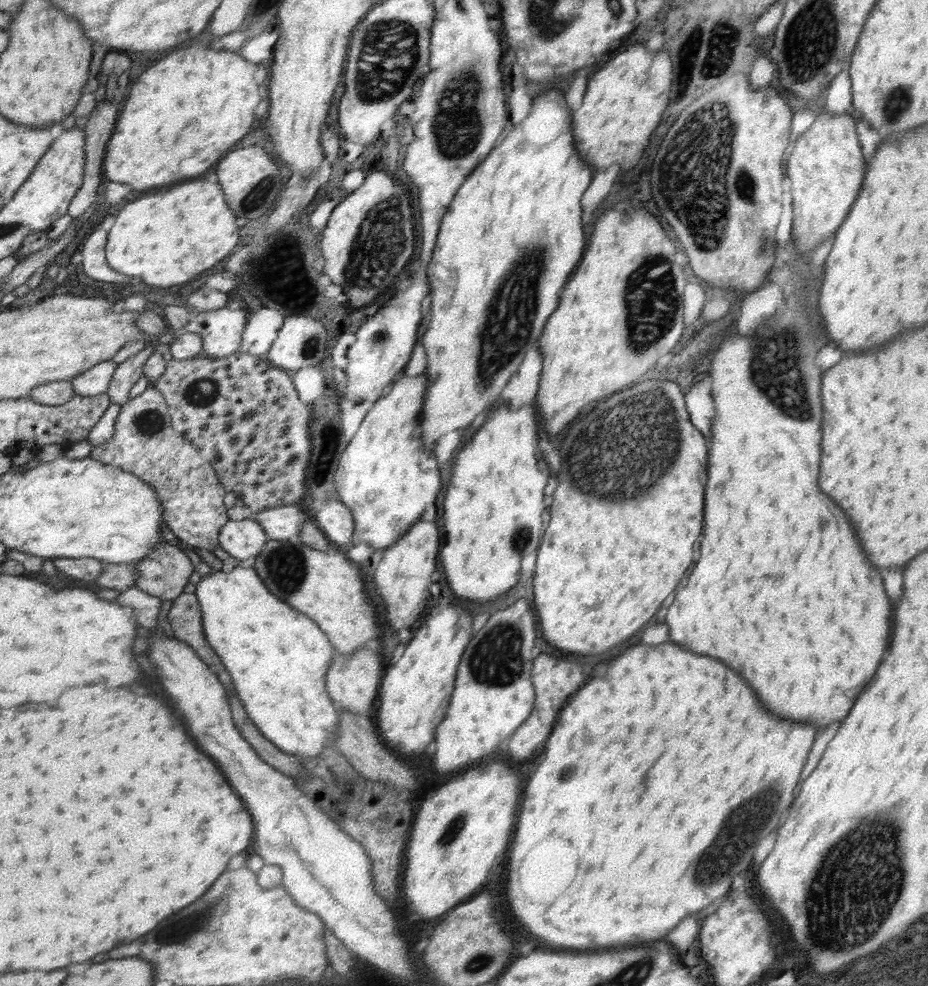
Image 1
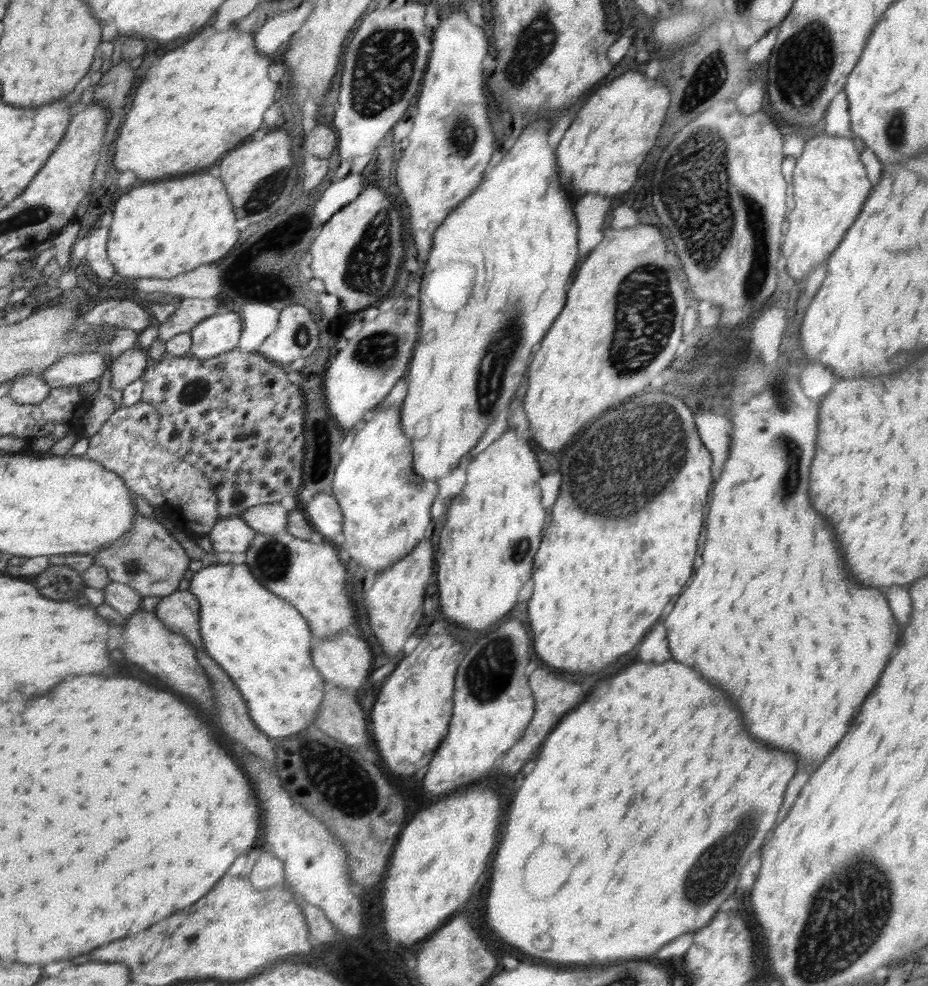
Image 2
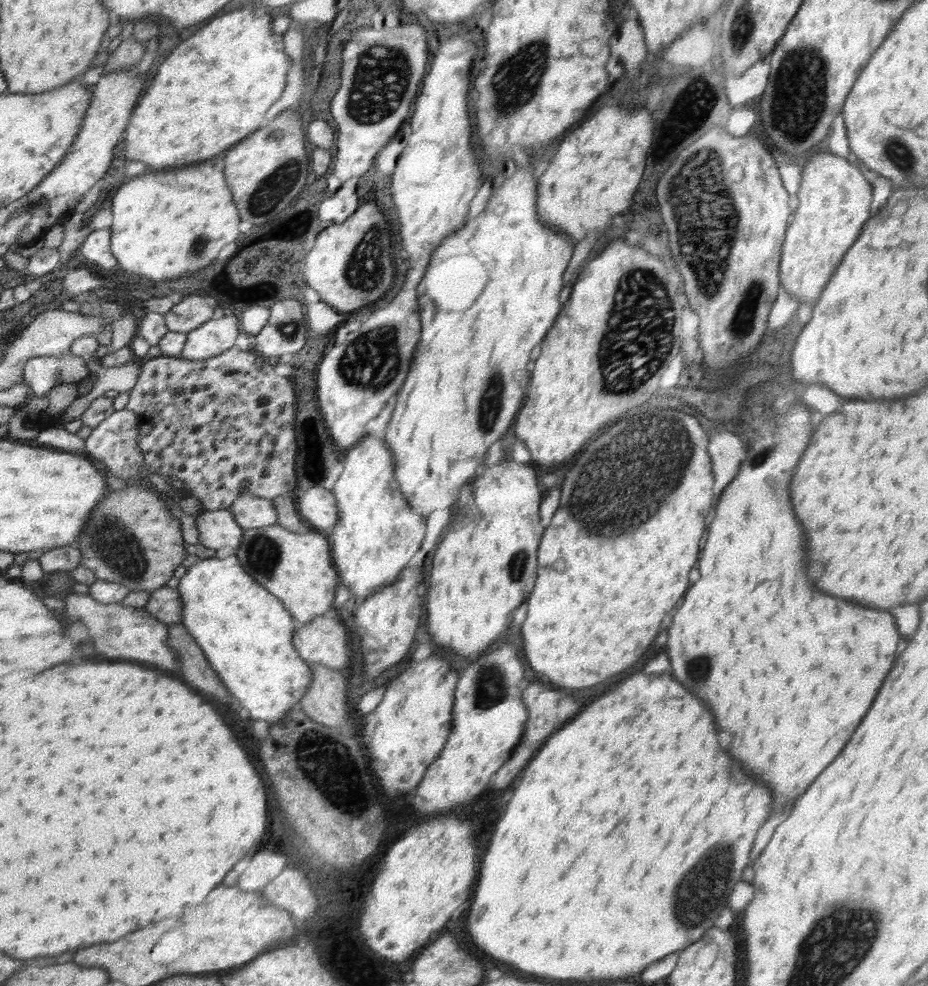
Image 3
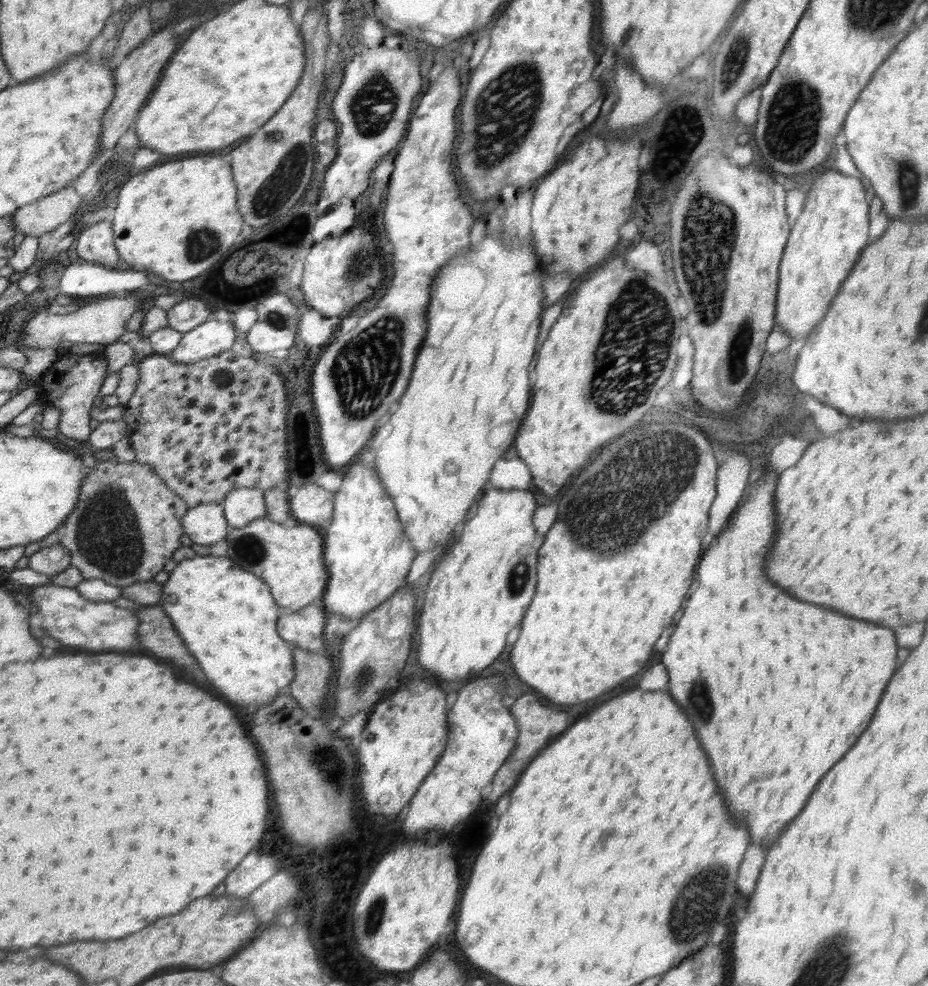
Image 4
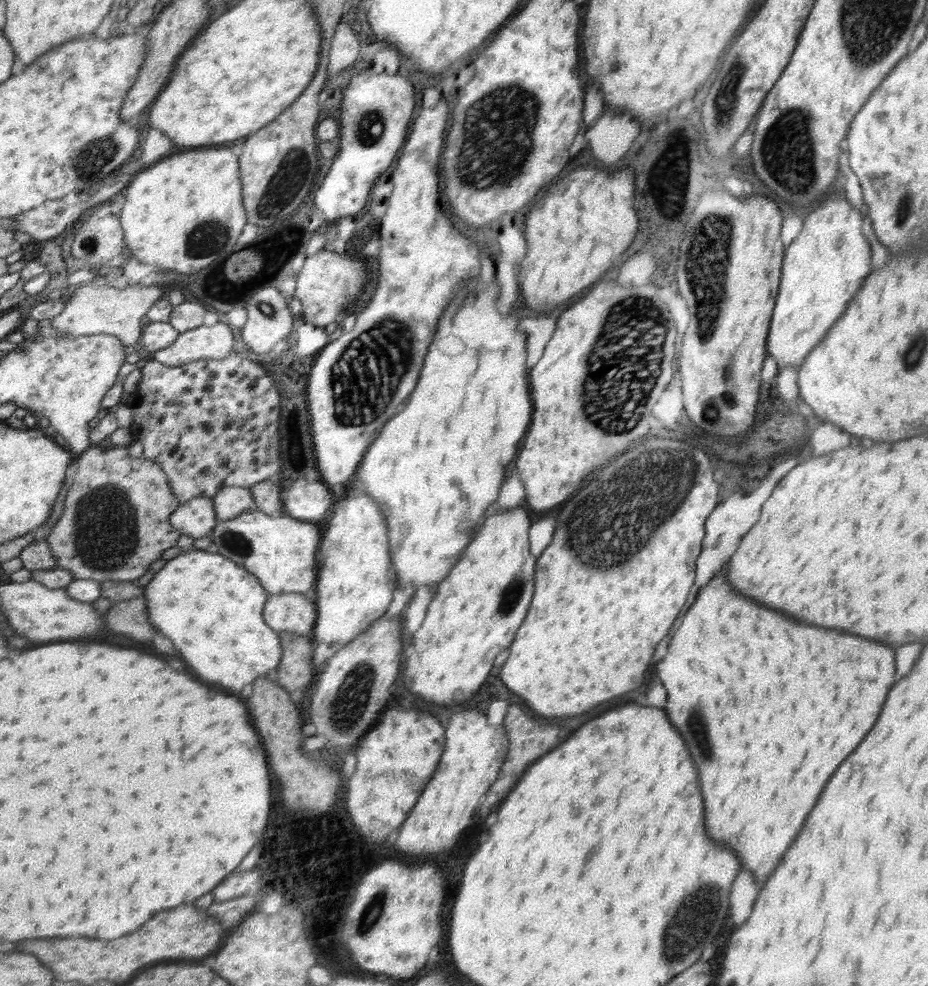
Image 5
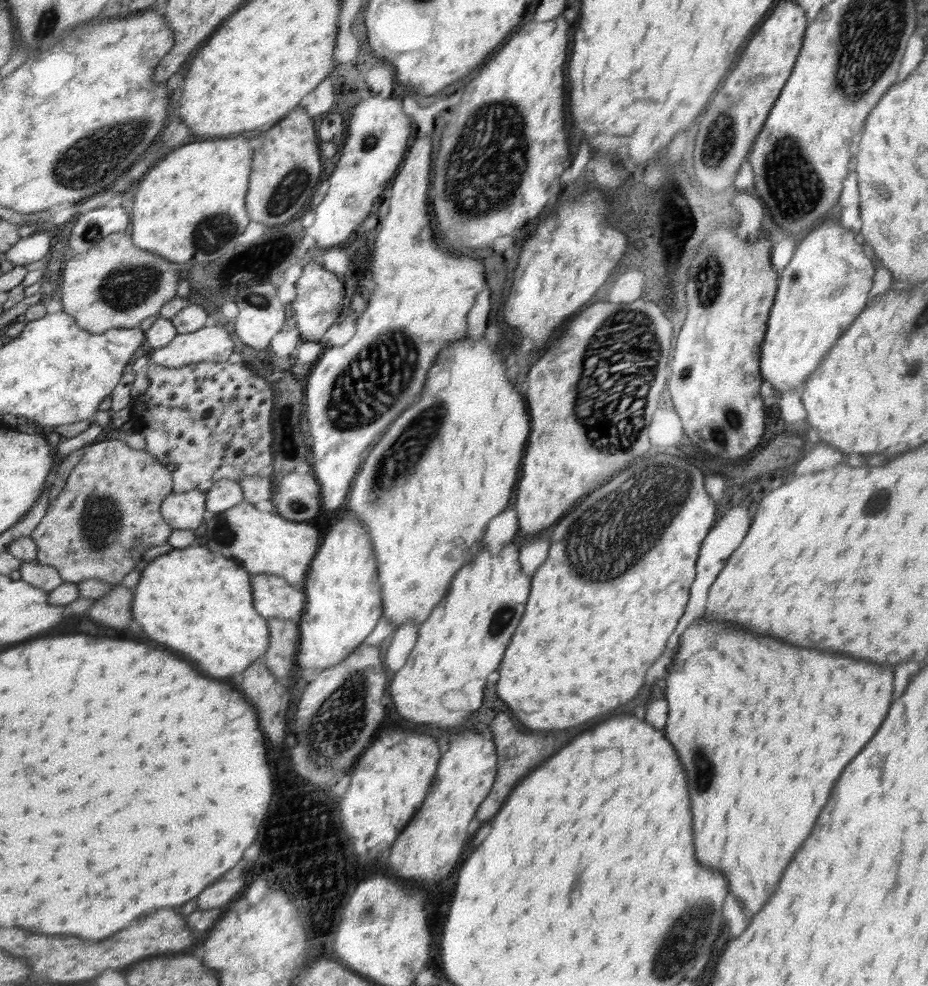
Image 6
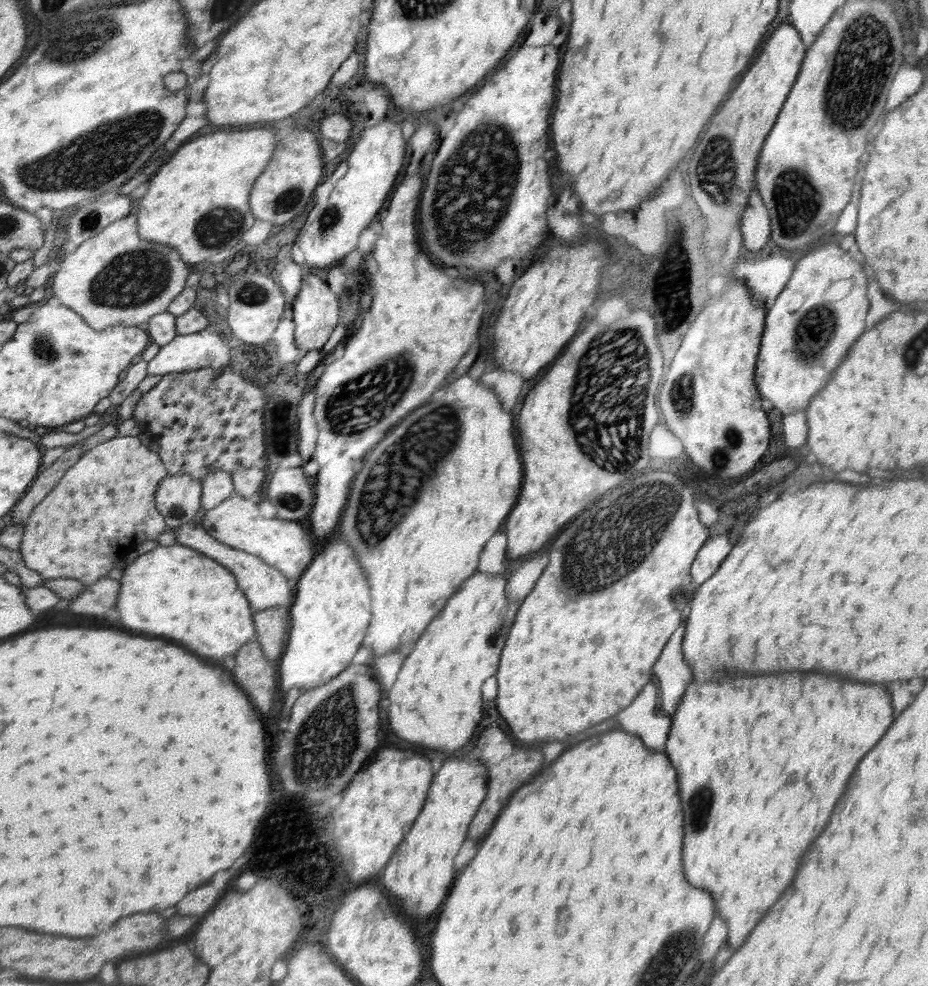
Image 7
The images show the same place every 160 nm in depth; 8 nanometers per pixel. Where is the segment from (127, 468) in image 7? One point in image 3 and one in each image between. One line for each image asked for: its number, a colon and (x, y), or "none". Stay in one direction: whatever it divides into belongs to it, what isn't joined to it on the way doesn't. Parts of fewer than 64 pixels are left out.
3: (131, 539)
4: (129, 522)
5: (116, 519)
6: (108, 513)

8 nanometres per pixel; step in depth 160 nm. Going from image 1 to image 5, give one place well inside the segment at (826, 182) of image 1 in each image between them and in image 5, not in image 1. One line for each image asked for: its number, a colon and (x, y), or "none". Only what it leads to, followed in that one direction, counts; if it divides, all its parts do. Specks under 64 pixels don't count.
2: (830, 184)
3: (832, 205)
4: (830, 233)
5: (823, 268)

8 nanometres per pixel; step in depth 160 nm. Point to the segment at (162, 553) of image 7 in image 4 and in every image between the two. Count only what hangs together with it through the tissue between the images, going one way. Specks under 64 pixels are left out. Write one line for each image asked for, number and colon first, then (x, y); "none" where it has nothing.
4: (227, 616)
5: (211, 608)
6: (200, 603)

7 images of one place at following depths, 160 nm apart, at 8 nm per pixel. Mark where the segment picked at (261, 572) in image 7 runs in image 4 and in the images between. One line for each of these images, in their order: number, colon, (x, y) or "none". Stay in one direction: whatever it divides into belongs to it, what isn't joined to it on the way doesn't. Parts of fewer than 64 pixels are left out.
4: (303, 628)
5: (295, 613)
6: (274, 598)

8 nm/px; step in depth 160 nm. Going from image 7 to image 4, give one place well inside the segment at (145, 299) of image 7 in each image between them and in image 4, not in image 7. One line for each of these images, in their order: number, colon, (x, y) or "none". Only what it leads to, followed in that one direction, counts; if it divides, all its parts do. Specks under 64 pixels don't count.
4: (103, 321)
5: (93, 309)
6: (114, 285)

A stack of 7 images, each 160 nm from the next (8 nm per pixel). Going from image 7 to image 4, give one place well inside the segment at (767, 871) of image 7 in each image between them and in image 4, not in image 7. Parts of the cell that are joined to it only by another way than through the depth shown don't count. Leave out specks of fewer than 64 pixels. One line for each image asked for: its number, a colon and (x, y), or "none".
4: (789, 681)
5: (808, 705)
6: (771, 727)

